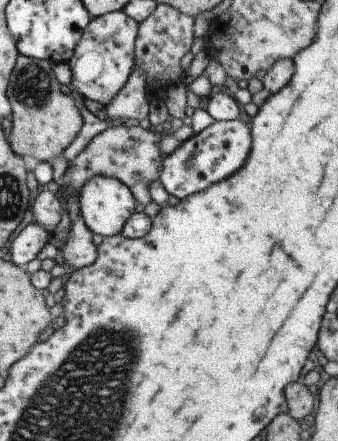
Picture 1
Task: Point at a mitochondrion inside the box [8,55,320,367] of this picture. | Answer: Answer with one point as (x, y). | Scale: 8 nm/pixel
(32, 88)

